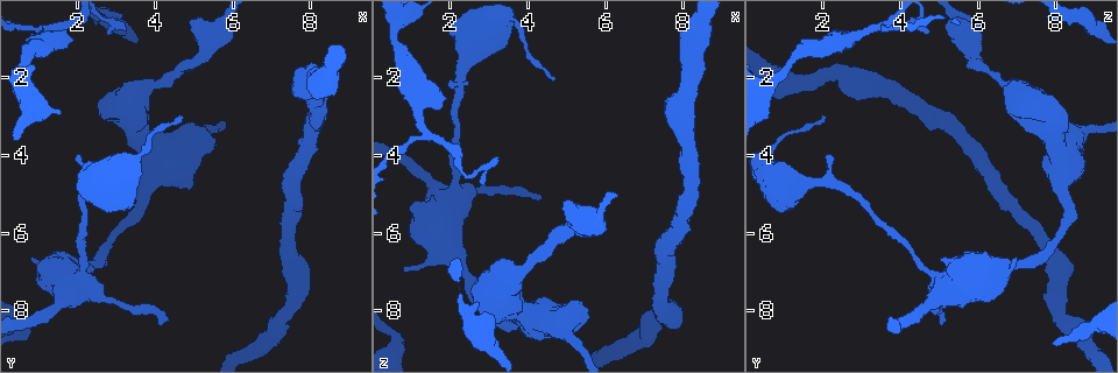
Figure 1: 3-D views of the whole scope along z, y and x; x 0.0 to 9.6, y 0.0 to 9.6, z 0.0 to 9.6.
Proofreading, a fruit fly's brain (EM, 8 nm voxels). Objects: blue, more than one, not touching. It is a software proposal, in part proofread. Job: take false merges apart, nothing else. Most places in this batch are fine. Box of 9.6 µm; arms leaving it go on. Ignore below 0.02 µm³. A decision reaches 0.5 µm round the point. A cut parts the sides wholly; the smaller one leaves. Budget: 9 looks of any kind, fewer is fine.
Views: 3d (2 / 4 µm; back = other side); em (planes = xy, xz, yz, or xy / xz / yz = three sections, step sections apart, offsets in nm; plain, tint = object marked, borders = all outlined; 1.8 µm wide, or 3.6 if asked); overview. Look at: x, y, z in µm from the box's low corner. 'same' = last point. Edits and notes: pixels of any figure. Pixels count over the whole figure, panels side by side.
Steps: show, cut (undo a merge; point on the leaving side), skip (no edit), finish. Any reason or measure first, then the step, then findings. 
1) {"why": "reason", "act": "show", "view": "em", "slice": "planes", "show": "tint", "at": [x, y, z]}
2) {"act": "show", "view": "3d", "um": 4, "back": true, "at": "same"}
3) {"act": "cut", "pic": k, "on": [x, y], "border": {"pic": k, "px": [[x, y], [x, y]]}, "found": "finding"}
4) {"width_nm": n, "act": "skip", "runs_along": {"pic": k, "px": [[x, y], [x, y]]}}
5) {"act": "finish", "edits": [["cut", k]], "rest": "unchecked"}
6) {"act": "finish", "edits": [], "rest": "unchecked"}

{"why": "calibre changes", "act": "show", "view": "3d", "um": 4, "back": true, "at": [0.65, 8.45, 8.85]}

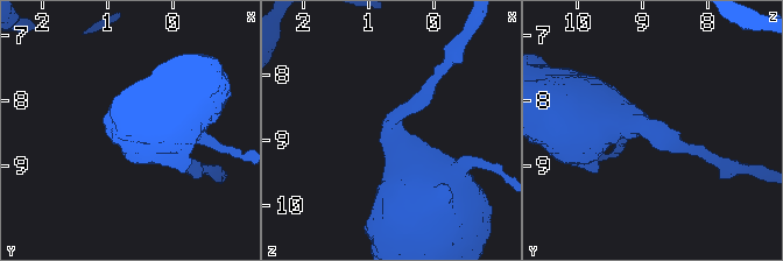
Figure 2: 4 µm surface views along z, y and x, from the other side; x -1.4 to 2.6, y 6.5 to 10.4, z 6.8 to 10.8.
{"why": "need the tissue", "act": "show", "view": "em", "um": 3.6, "slice": "planes", "show": "tint", "at": [0.60, 8.40, 8.90]}

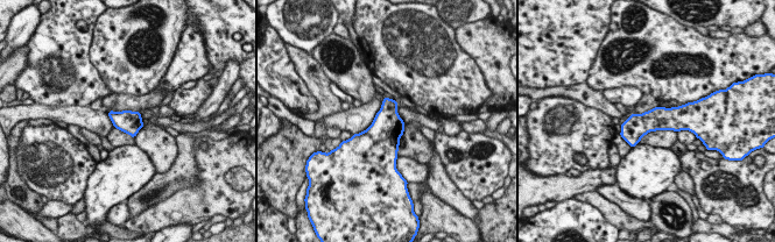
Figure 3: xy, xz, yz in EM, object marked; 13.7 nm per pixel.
{"act": "skip", "found": "all the same neuron"}

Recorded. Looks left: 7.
{"act": "show", "view": "em", "slice": "planes", "show": "tint", "at": [1.30, 0.65, 3.40]}

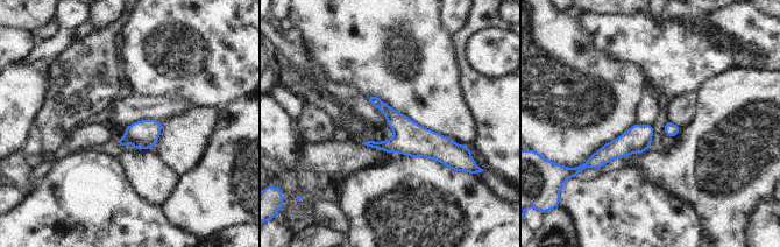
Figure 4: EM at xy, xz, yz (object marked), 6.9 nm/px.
{"width_nm": 180, "act": "skip", "runs_along": {"pic": 4, "px": [[371, 98], [417, 141], [455, 150]]}, "found": "continuous, no second neuron"}

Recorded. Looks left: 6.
{"why": "arms part here", "act": "show", "view": "em", "um": 3.6, "slice": "planes", "show": "tint", "at": [5.30, 1.25, 5.80]}

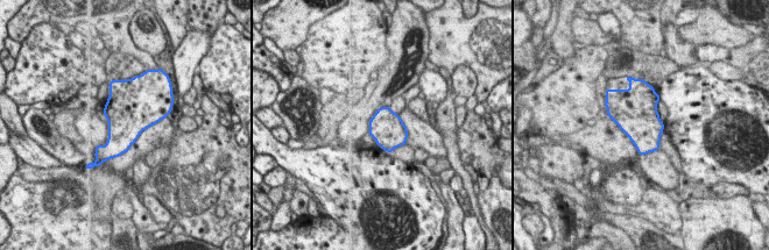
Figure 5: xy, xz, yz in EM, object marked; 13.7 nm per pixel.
{"act": "skip", "found": "continuous, no second neuron"}

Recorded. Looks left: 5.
{"why": "sharp bend", "act": "show", "view": "em", "um": 3.6, "slice": "yz", "step": 16, "show": "borders", "at": [4.00, 4.50, 8.20]}

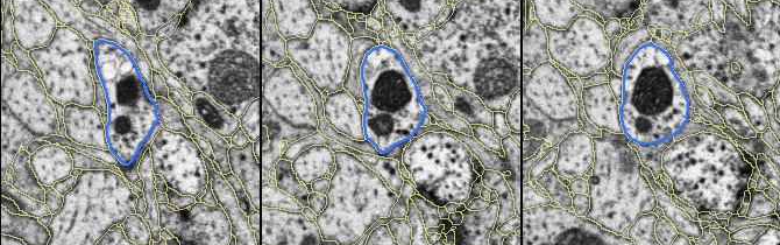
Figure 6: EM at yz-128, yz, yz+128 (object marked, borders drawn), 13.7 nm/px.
{"act": "show", "view": "em", "um": 3.6, "slice": "planes", "show": "borders", "at": "same"}

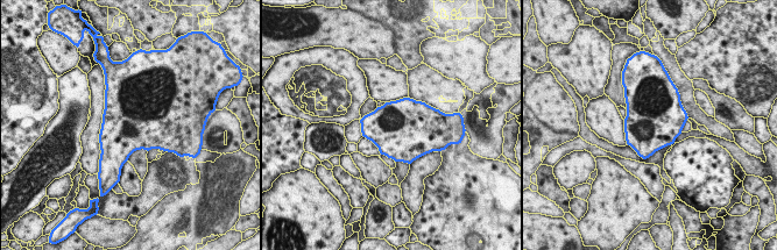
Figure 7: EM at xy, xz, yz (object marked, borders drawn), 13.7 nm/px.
{"act": "skip", "found": "all the same neuron"}

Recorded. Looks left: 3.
{"act": "finish", "edits": [], "rest": "unchecked"}

